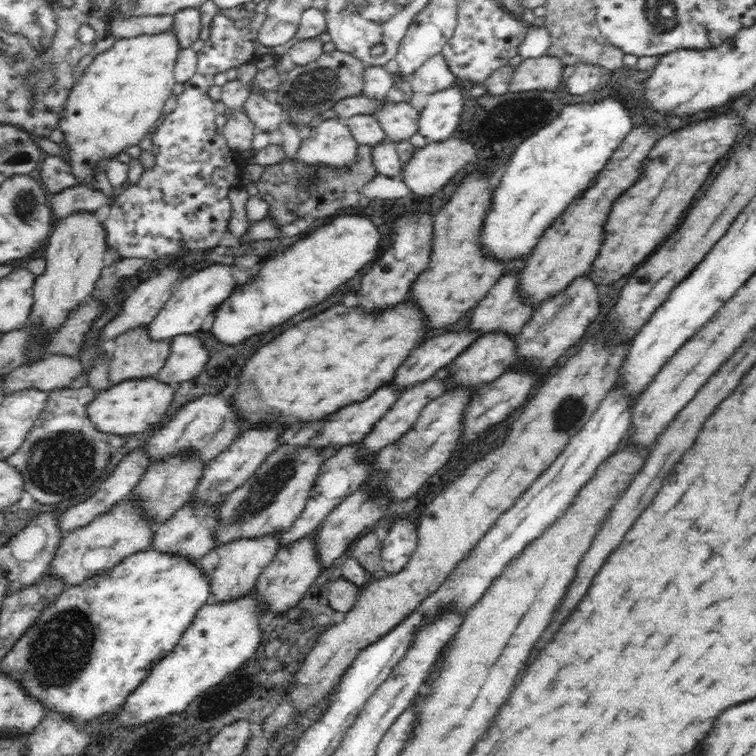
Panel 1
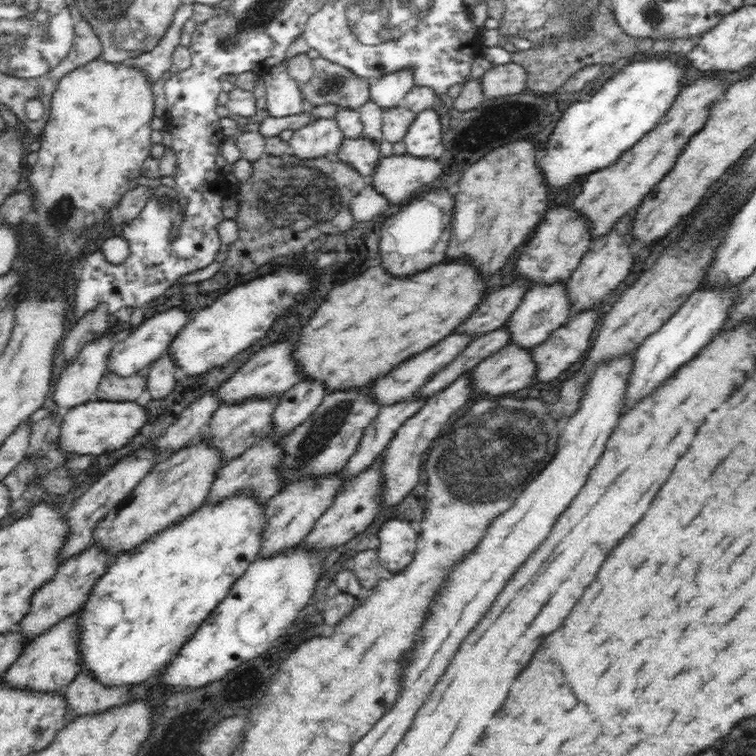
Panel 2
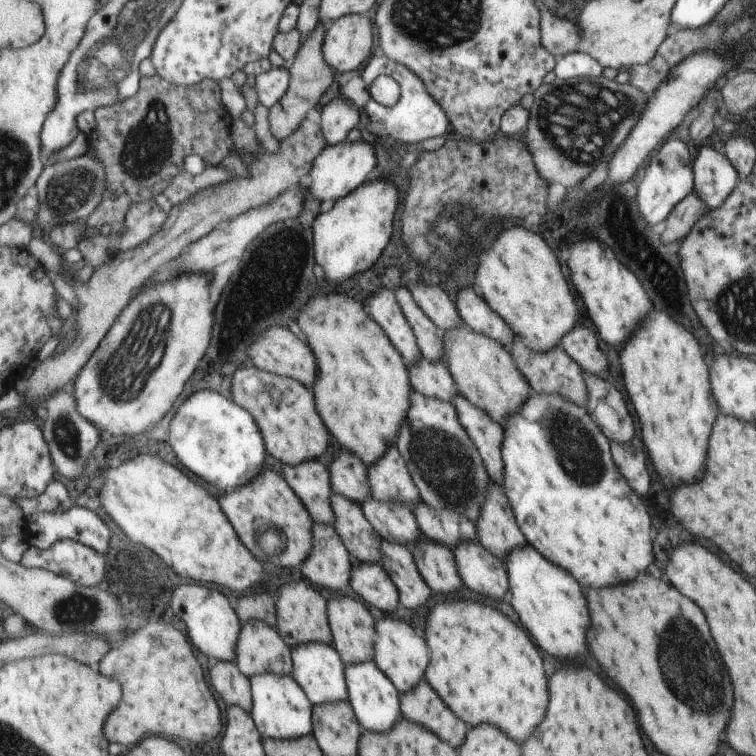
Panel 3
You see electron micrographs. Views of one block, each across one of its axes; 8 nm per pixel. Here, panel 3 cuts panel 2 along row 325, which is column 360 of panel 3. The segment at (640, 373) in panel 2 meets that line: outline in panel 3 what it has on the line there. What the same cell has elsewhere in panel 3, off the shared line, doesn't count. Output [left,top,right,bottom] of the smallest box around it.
[347,660,402,734]

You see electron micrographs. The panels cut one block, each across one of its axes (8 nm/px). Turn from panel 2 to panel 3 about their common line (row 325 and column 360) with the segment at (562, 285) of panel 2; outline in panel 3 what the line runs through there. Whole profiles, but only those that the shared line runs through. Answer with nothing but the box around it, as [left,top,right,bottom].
[332,494,382,563]

